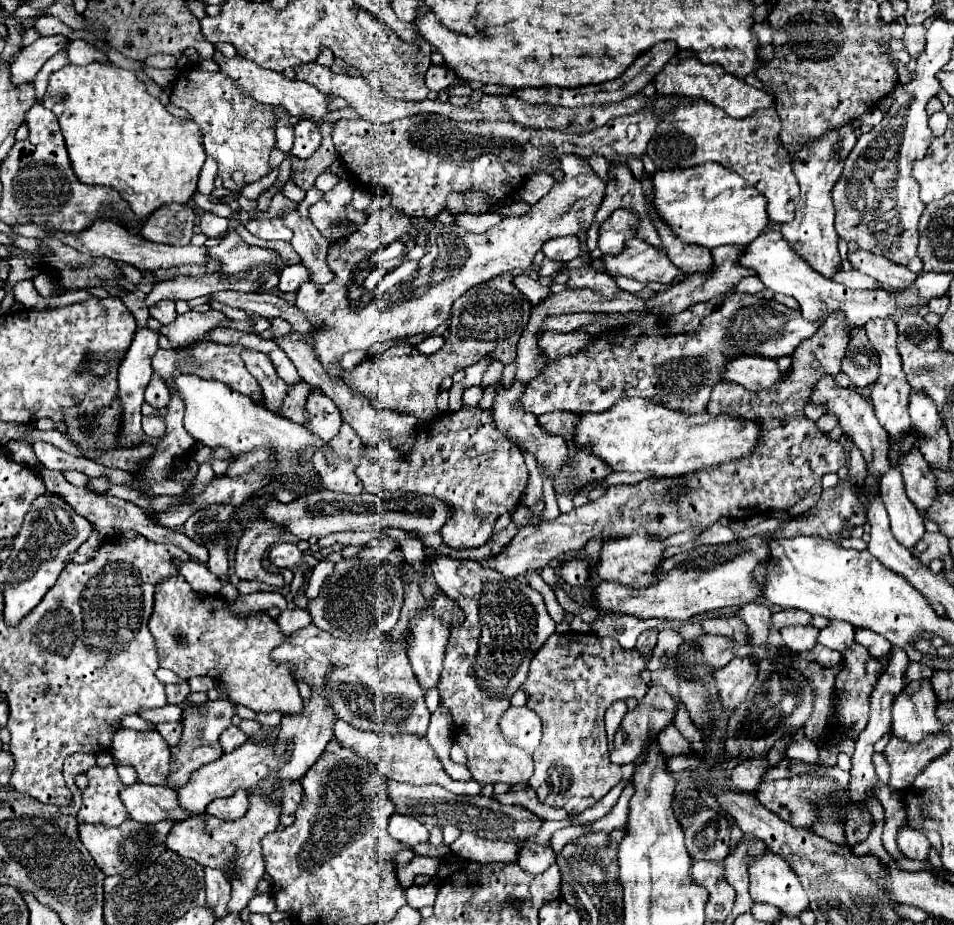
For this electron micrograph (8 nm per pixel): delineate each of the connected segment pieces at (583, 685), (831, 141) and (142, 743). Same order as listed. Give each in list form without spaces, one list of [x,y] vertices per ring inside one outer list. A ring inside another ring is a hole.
[[[666,624],[646,630],[640,634],[634,648],[622,648],[614,638],[600,638],[596,634],[552,634],[544,646],[534,654],[528,670],[526,682],[520,686],[528,694],[528,708],[534,710],[544,726],[542,744],[532,754],[534,756],[534,774],[530,778],[530,786],[538,794],[540,802],[564,808],[568,814],[580,814],[582,810],[600,802],[622,778],[620,766],[608,760],[608,738],[604,730],[604,712],[610,704],[618,700],[636,698],[638,702],[644,698],[648,686],[642,680],[640,672],[646,670],[652,652],[658,640],[658,634]]]
[[[844,124],[840,128],[830,128],[820,138],[804,144],[796,152],[796,158],[792,160],[792,170],[800,182],[802,196],[796,206],[794,220],[782,226],[782,236],[800,258],[804,258],[816,272],[828,278],[832,278],[840,270],[840,262],[842,262],[838,254],[838,234],[834,230],[836,210],[830,198],[830,190],[836,184],[836,180],[842,176],[844,162],[854,146],[856,146],[854,126]]]
[[[120,728],[112,738],[110,754],[114,764],[132,766],[140,782],[164,784],[170,774],[170,746],[156,728],[144,732]]]

